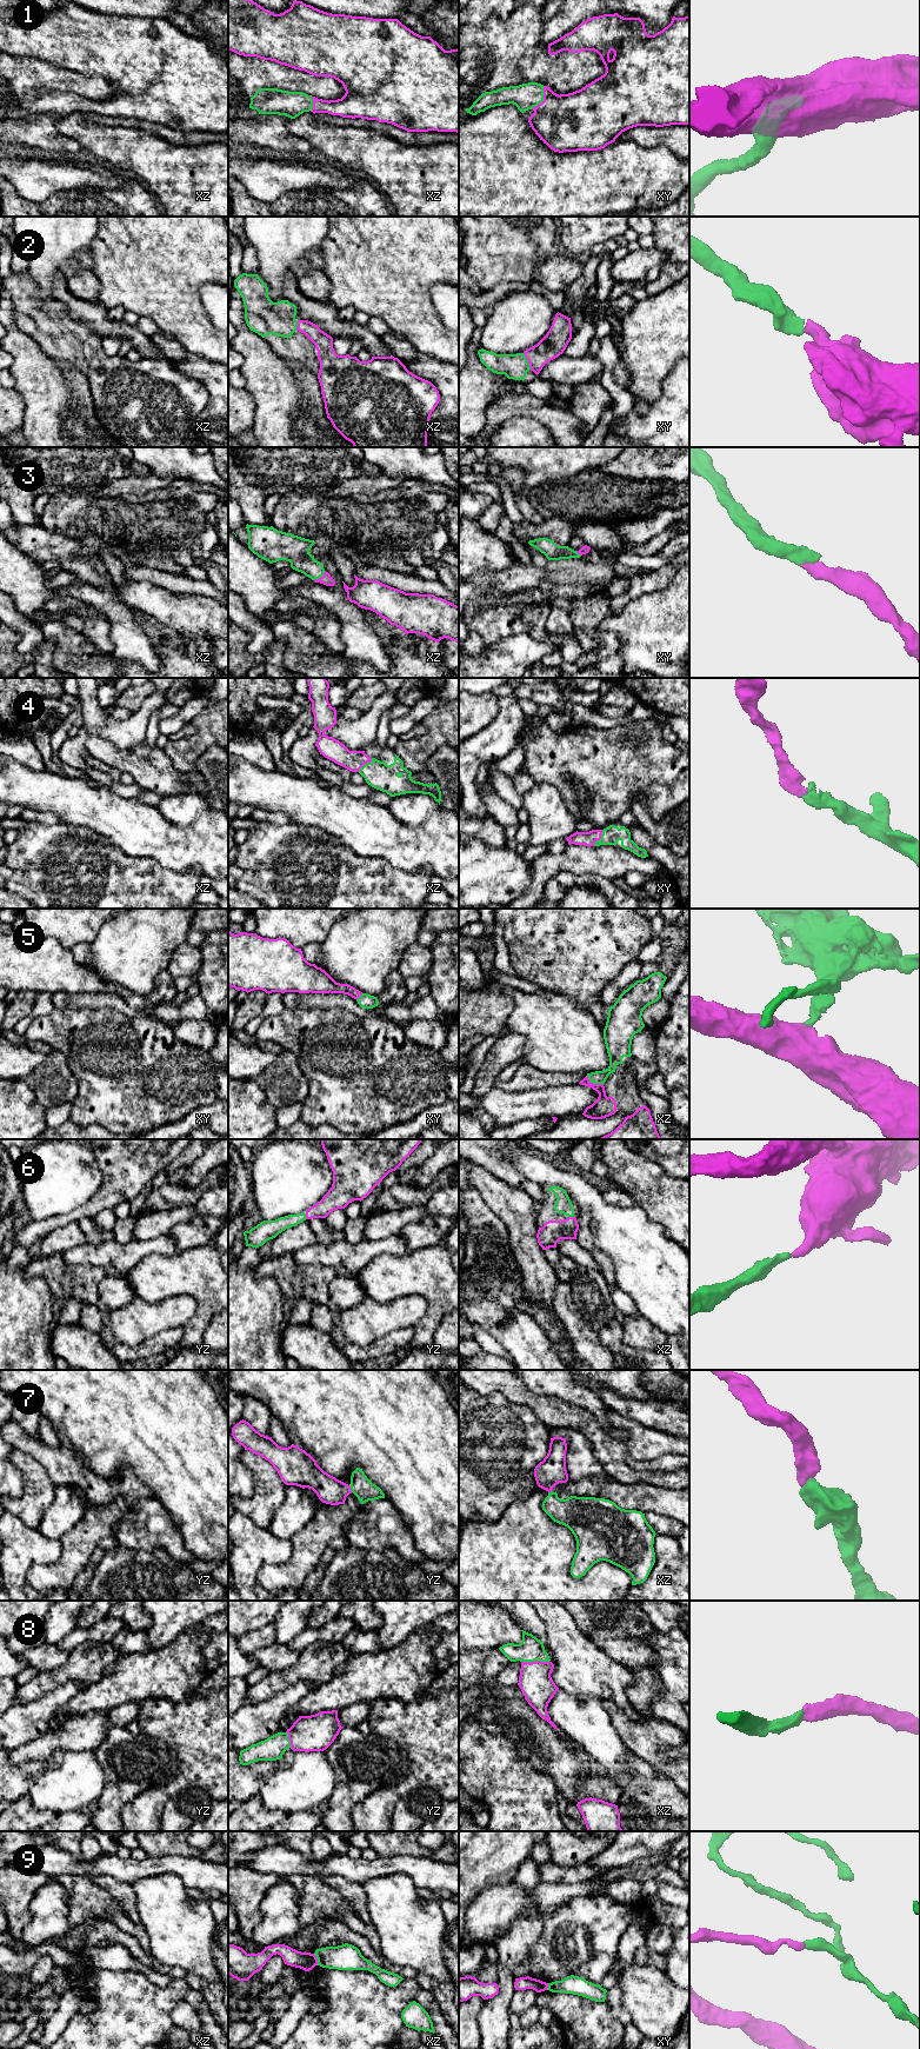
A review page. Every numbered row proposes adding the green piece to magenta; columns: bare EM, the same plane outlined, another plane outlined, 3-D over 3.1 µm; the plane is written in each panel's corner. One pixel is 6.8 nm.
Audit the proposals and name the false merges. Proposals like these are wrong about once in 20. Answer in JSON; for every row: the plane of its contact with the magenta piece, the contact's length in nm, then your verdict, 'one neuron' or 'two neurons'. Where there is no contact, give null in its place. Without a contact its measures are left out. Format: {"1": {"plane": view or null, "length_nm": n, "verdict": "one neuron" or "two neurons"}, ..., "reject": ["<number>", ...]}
{"1": {"plane": "xy", "length_nm": 180, "verdict": "one neuron"}, "2": {"plane": "xy", "length_nm": 130, "verdict": "one neuron"}, "3": {"plane": "xz", "length_nm": 100, "verdict": "one neuron"}, "4": {"plane": "xy", "length_nm": 130, "verdict": "one neuron"}, "5": {"plane": "xz", "length_nm": 130, "verdict": "one neuron"}, "6": {"plane": "yz", "length_nm": 40, "verdict": "one neuron"}, "7": {"plane": "yz", "length_nm": 50, "verdict": "one neuron"}, "8": {"plane": "xz", "length_nm": 190, "verdict": "one neuron"}, "9": {"plane": "xz", "length_nm": 90, "verdict": "two neurons"}, "reject": ["9"]}

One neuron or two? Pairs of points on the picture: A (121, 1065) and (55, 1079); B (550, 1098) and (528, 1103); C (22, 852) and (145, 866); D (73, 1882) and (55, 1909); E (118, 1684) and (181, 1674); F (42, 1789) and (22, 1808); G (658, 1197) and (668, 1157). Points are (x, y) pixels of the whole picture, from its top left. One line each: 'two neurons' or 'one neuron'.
A: two neurons
B: one neuron
C: one neuron
D: two neurons
E: one neuron
F: two neurons
G: two neurons

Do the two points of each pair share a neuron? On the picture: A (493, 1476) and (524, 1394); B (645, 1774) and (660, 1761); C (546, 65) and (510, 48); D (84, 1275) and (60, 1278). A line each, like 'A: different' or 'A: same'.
A: different
B: different
C: same
D: same

